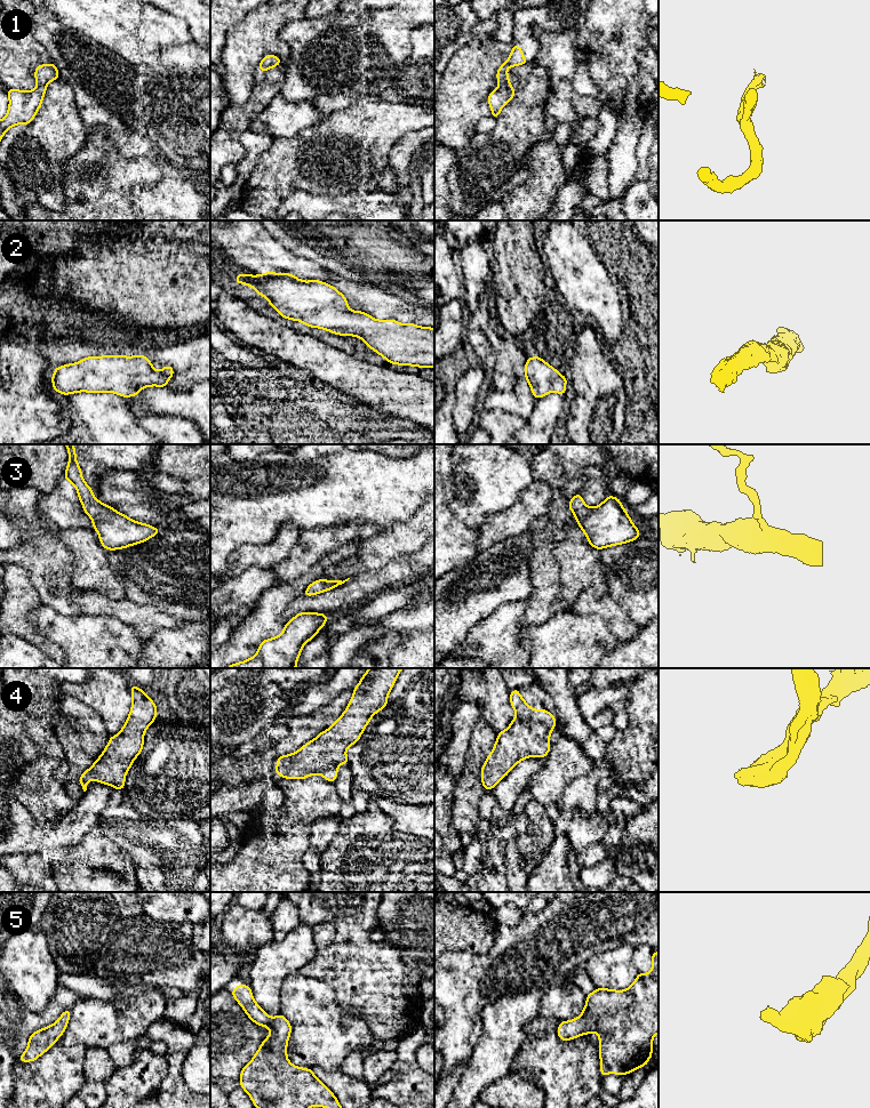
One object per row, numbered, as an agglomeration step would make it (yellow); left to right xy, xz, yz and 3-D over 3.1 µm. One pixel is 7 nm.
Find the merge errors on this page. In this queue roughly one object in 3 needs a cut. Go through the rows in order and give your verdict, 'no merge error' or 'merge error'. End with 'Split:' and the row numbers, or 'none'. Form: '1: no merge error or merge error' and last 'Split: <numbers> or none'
1: no merge error
2: no merge error
3: no merge error
4: no merge error
5: no merge error
Split: none

